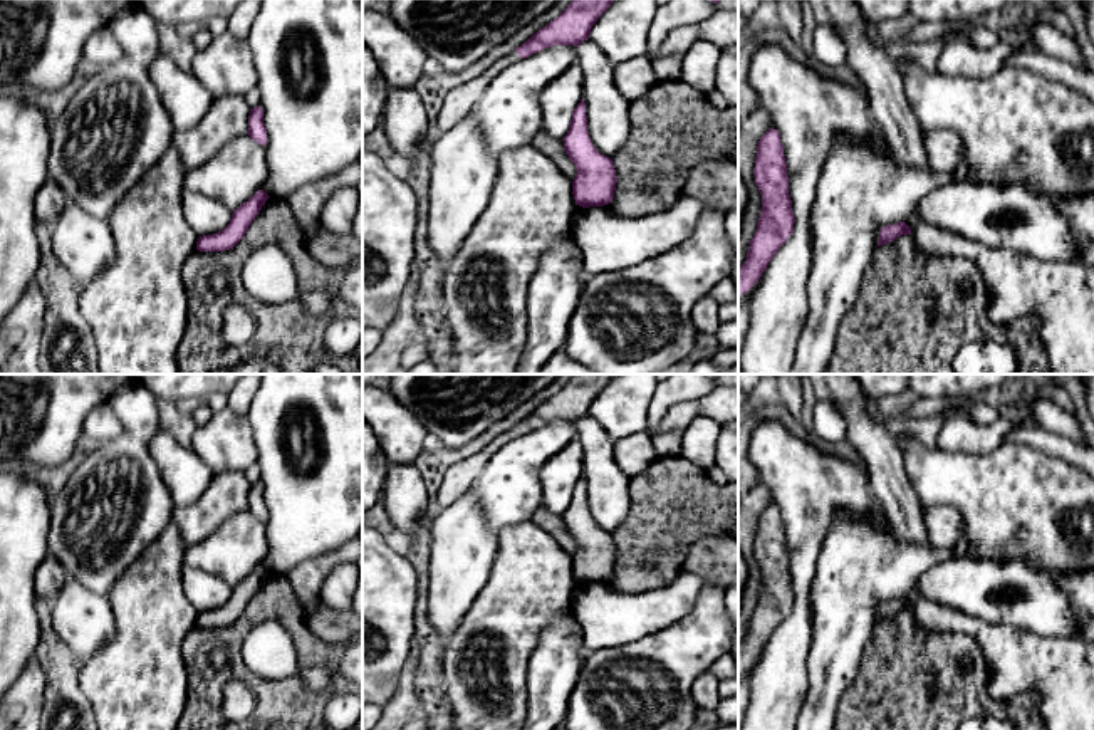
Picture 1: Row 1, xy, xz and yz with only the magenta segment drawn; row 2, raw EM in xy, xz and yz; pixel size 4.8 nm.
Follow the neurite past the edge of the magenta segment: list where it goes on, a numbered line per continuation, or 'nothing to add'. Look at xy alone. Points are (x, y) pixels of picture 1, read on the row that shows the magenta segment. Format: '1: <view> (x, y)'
1: xy (136, 307)

